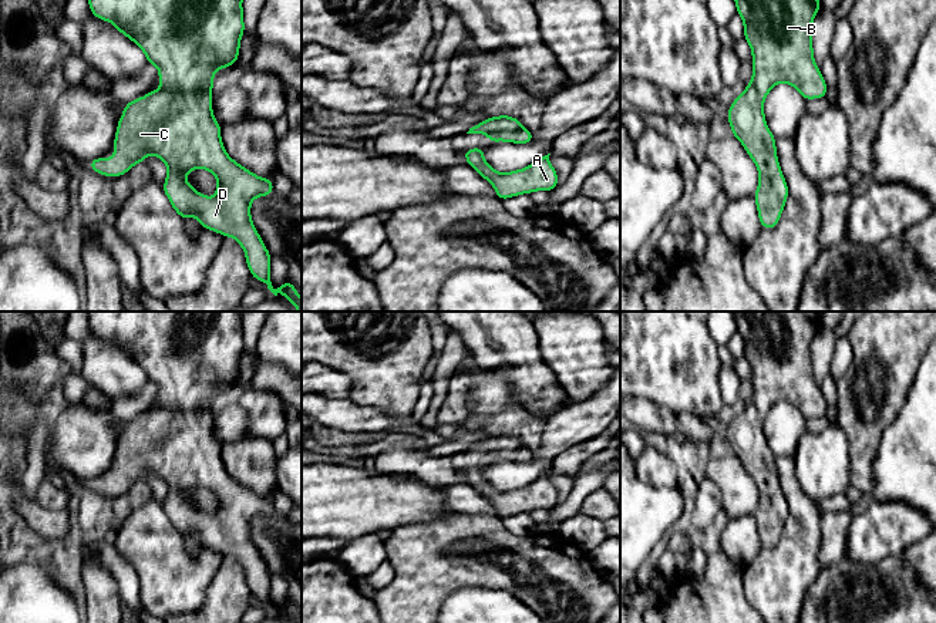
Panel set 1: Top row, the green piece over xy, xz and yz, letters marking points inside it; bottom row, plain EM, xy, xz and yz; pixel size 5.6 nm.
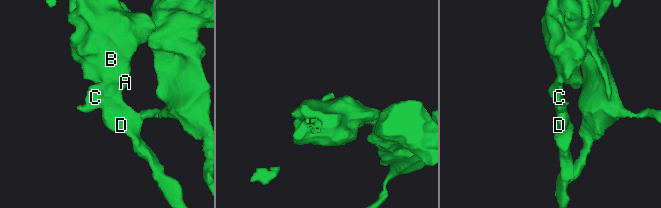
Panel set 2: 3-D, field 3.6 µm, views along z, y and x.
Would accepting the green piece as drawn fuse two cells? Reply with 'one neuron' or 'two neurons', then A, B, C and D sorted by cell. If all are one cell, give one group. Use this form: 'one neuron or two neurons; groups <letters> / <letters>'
one neuron; groups A B C D

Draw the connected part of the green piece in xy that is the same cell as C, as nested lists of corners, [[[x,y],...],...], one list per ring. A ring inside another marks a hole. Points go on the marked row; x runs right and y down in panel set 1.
[[[88,0],[88,4],[95,17],[112,23],[145,53],[149,65],[158,67],[162,87],[125,104],[114,139],[115,154],[111,159],[90,161],[91,171],[121,176],[135,164],[145,162],[148,154],[161,158],[168,166],[162,189],[175,212],[182,219],[195,216],[205,229],[236,239],[245,250],[252,277],[266,283],[275,296],[284,294],[302,312],[302,297],[289,280],[277,290],[272,286],[272,256],[250,218],[252,201],[275,191],[272,179],[256,176],[226,154],[220,124],[212,114],[213,74],[239,58],[245,31],[242,0]],[[196,168],[216,176],[213,198],[195,191],[184,178]]]

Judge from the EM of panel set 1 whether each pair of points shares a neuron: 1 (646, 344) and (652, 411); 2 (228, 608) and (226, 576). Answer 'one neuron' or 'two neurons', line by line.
1: two neurons
2: one neuron

